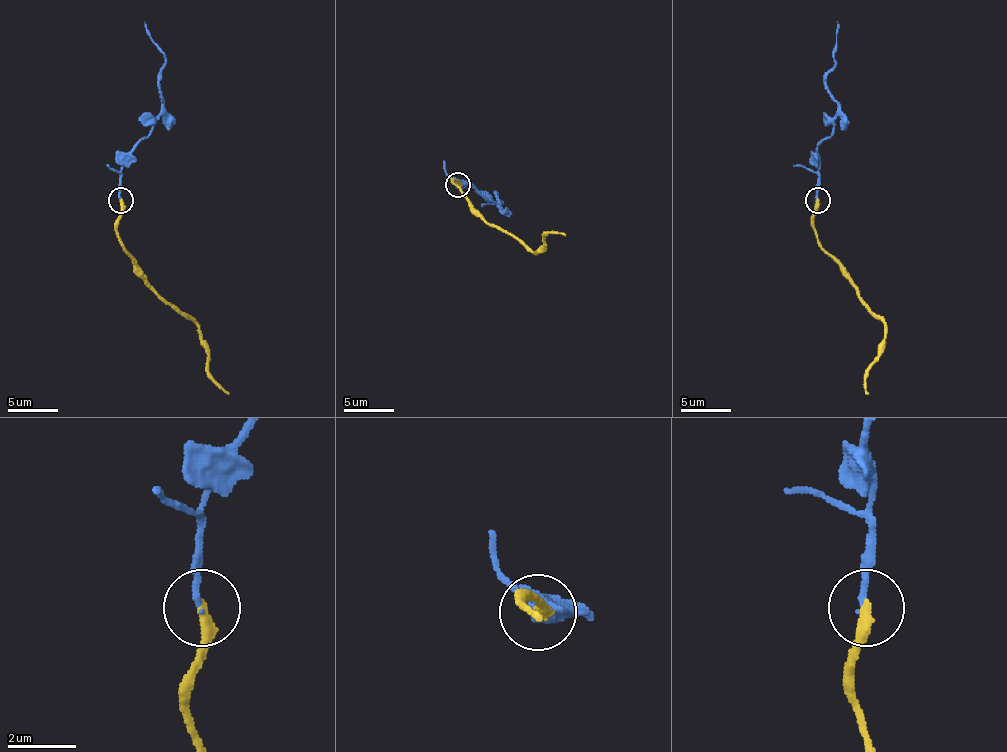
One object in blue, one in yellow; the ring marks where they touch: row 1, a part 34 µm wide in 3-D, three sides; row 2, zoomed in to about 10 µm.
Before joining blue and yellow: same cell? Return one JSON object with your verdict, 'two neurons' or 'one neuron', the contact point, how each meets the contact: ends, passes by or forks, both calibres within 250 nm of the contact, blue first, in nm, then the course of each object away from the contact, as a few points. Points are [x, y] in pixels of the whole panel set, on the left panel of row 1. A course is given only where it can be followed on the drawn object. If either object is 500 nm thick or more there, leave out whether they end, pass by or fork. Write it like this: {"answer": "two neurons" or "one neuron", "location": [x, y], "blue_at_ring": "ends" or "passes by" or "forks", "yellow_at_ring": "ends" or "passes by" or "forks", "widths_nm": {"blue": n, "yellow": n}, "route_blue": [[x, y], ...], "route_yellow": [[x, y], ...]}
{"answer": "two neurons", "location": [121, 200], "blue_at_ring": "ends", "yellow_at_ring": "ends", "widths_nm": {"blue": 190, "yellow": 320}, "route_blue": [[121, 201], [121, 160], [149, 135], [152, 120], [162, 109], [159, 74], [164, 66], [164, 51], [144, 21]], "route_yellow": [[121, 201], [116, 226], [119, 244], [152, 287], [192, 322], [207, 373], [228, 393]]}

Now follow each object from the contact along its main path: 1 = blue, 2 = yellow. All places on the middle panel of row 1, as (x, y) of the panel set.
1: (458, 183), (473, 185), (498, 206), (496, 193), (501, 201), (481, 203)
2: (458, 185), (488, 223), (511, 233), (529, 251), (539, 251), (544, 236), (564, 236)

